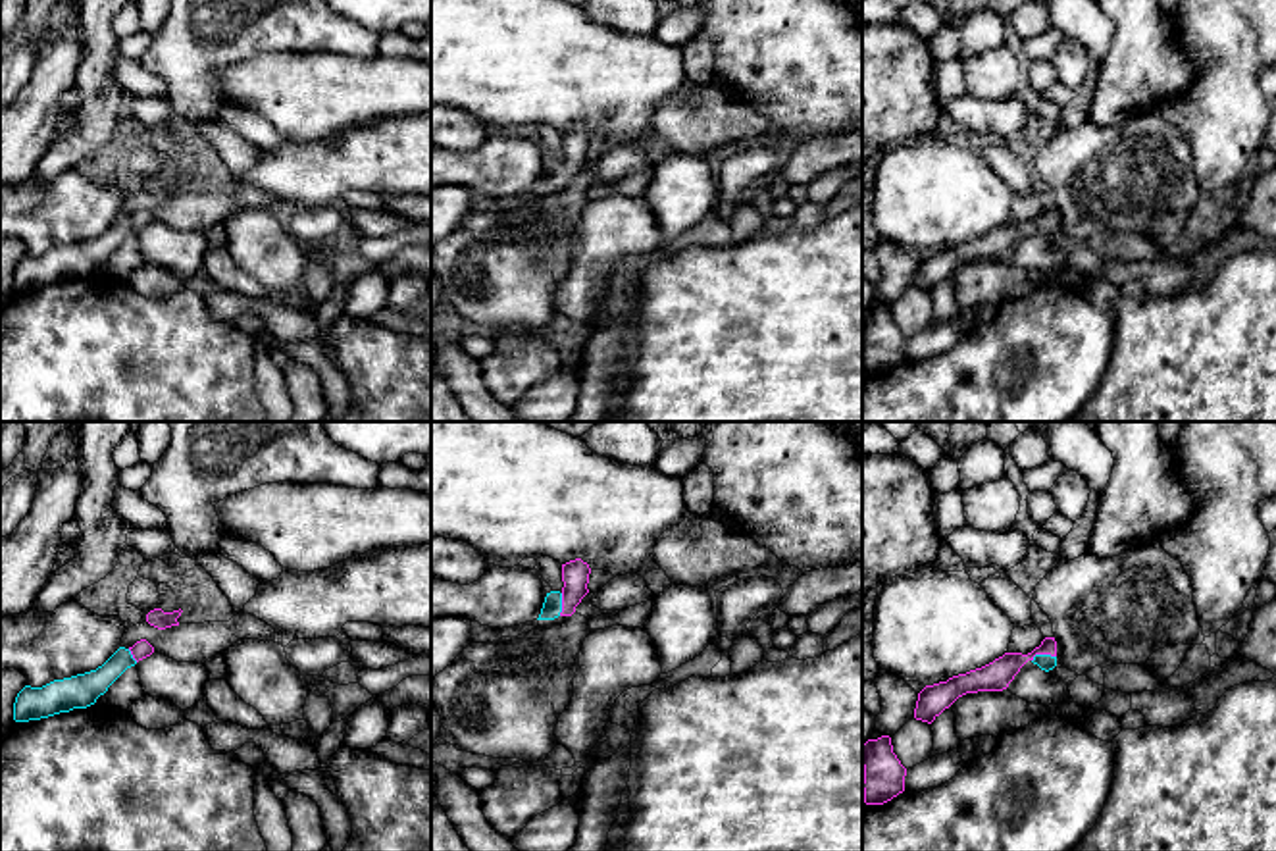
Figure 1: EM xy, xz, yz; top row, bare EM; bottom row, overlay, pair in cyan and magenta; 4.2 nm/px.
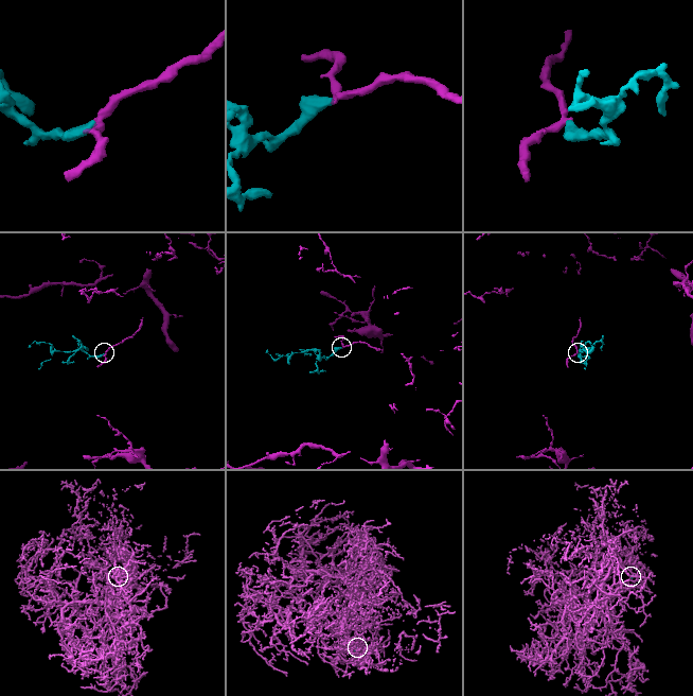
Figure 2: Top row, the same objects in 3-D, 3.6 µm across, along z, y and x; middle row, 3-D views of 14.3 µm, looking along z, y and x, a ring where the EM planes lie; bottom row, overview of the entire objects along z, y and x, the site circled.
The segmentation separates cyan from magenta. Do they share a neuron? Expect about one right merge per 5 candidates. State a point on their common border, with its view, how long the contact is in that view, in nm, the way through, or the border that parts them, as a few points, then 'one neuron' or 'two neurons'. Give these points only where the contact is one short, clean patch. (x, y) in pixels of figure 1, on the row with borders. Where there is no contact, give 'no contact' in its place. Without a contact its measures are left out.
yz (1042, 655) | 110 nm | across yz (1046, 663), (1042, 655), (1017, 659), (995, 676) | one neuron

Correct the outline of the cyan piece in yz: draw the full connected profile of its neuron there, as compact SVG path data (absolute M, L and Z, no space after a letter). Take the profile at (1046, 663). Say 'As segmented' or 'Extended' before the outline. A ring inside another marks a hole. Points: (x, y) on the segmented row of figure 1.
Extended. M1045 637L1041 645L1028 655L1005 653L982 668L953 676L947 682L926 685L918 693L914 718L931 724L945 709L966 693L1007 689L1028 660L1045 672L1053 670L1057 666L1055 637Z

